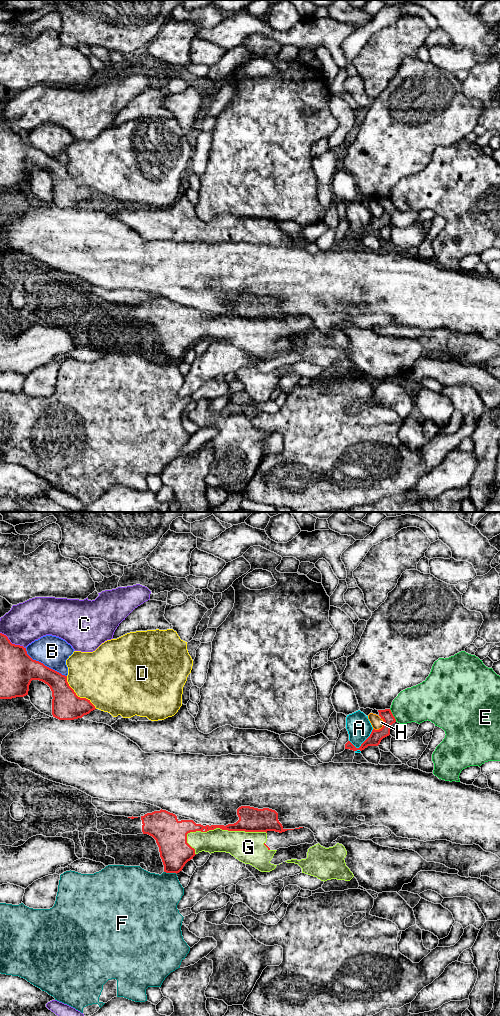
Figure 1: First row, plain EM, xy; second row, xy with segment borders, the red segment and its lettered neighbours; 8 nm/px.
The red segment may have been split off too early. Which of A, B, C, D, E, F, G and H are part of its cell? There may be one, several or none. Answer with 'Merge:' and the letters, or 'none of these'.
Merge: G

